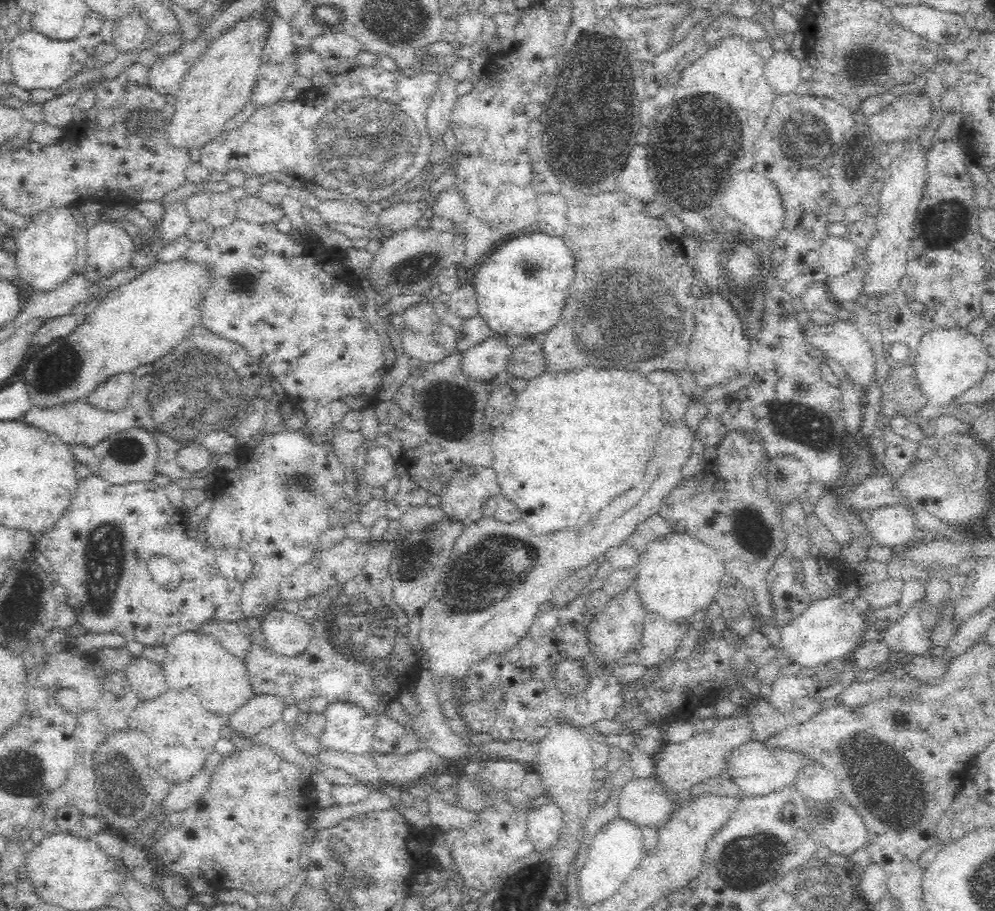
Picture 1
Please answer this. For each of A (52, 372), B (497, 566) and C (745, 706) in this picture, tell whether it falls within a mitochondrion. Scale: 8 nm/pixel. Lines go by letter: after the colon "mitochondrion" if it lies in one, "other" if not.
A: mitochondrion
B: mitochondrion
C: other

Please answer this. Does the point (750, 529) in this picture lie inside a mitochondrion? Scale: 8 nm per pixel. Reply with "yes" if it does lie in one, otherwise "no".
yes

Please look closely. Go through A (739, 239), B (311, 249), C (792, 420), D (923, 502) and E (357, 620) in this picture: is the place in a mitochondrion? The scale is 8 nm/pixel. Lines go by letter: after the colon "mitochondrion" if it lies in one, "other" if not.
A: other
B: other
C: mitochondrion
D: other
E: mitochondrion

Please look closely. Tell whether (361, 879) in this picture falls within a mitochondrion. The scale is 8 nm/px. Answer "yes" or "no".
yes

